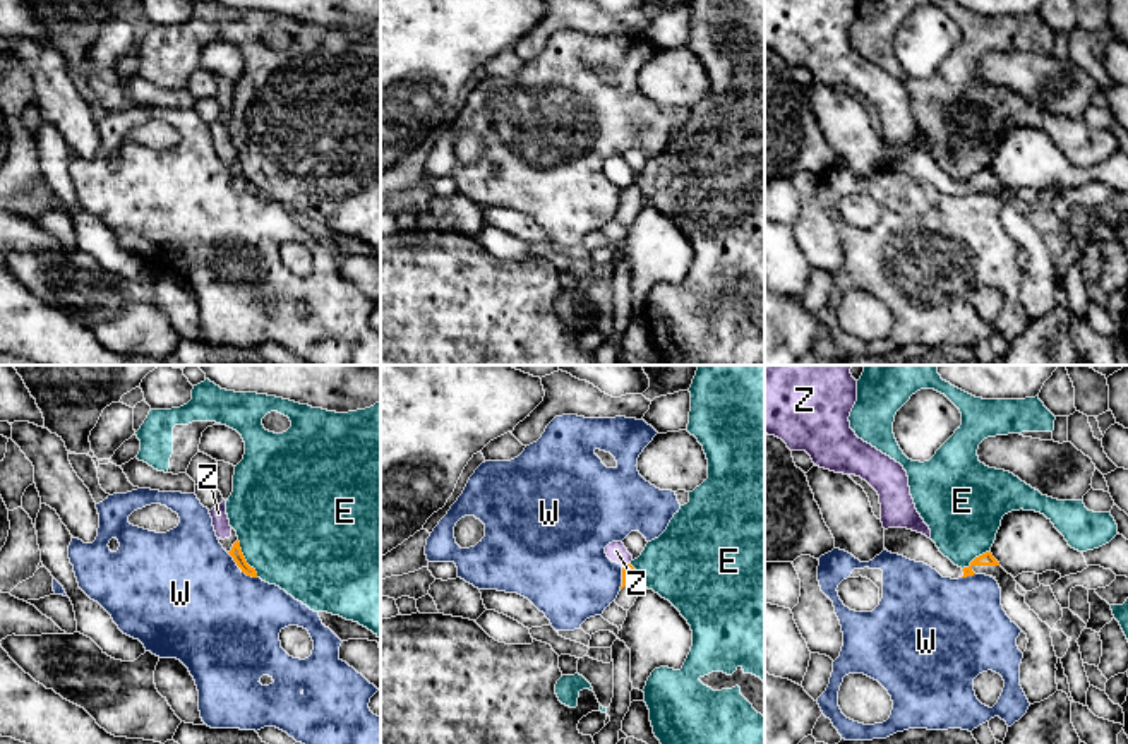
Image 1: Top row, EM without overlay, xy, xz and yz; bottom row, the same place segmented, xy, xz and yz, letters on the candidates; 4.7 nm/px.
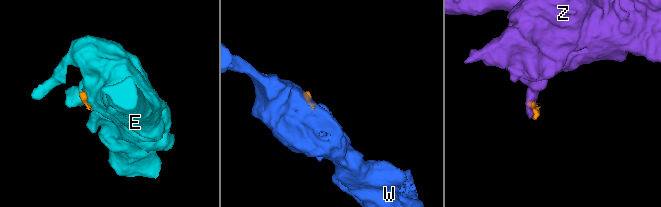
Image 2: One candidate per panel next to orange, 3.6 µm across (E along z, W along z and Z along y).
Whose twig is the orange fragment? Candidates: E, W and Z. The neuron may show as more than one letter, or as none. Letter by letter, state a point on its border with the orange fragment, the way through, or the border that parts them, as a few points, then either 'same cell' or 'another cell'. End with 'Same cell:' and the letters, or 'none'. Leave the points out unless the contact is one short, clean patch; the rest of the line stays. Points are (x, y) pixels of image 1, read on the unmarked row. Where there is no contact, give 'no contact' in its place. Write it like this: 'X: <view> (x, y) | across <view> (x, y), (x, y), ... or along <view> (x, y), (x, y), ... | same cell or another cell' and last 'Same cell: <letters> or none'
E: xy (244, 175) | along xy (237, 156), (244, 175), (258, 192) | another cell
W: xy (240, 184) | along xy (227, 168), (247, 191), (256, 194) | another cell
Z: xz (626, 180) | along xz (623, 179), (628, 180) | another cell
Same cell: none

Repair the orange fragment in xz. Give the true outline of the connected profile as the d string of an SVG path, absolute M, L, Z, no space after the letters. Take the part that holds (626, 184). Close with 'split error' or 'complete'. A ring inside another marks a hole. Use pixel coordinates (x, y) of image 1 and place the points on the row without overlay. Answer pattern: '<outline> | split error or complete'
M622 180L622 202L615 219L624 226L629 226L643 206L645 199L638 187L631 180Z | split error

